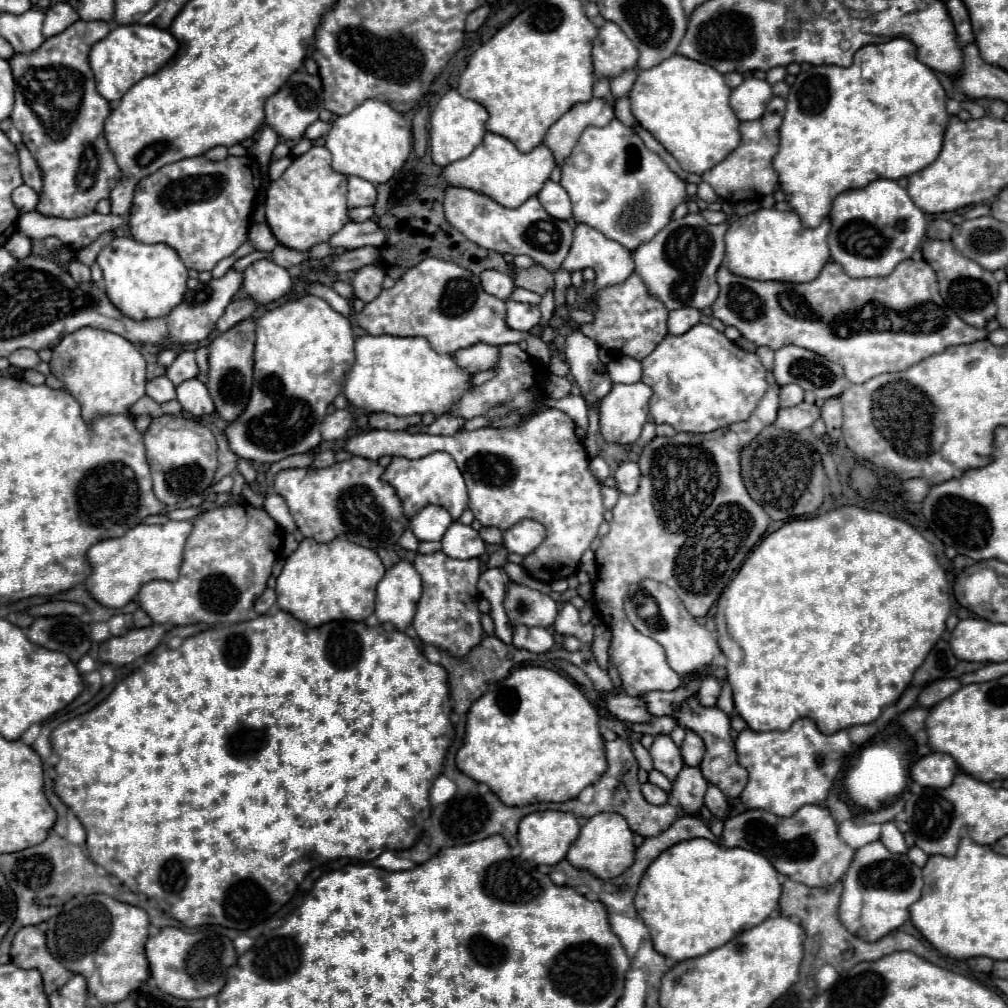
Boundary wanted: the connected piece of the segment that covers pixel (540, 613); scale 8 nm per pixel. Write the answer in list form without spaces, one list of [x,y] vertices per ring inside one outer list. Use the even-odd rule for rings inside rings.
[[[511,582],[505,592],[505,612],[511,624],[533,626],[551,626],[557,616],[557,604],[537,590],[531,590],[523,584]]]

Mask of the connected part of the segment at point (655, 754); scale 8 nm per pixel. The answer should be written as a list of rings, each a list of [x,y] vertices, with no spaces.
[[[659,734],[659,736],[655,736],[655,742],[651,744],[649,754],[653,758],[653,768],[659,770],[661,774],[665,774],[669,780],[675,780],[675,776],[683,768],[683,760],[681,760],[681,754],[679,754],[679,748],[675,746],[675,742],[669,736]]]

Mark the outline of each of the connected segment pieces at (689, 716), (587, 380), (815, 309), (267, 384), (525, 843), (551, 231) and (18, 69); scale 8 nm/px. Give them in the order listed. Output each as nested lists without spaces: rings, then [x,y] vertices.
[[[691,698],[677,714],[675,718],[679,720],[679,726],[695,730],[703,740],[705,740],[705,756],[701,760],[701,774],[707,778],[707,782],[715,784],[727,798],[739,798],[743,788],[747,786],[747,776],[749,772],[739,764],[735,744],[731,740],[731,720],[727,718],[725,712],[719,708],[703,708],[697,698]]]
[[[573,326],[571,332],[567,334],[565,360],[587,404],[609,394],[613,382],[607,374],[605,364],[599,358],[599,346],[591,338],[581,334],[577,326]]]
[[[909,258],[885,278],[859,280],[849,278],[837,262],[827,262],[821,274],[813,282],[805,284],[757,282],[735,276],[725,266],[721,266],[717,272],[717,282],[721,292],[711,308],[713,316],[719,318],[725,326],[735,326],[741,336],[751,340],[755,346],[767,346],[771,350],[779,350],[785,344],[805,346],[807,350],[813,350],[815,354],[821,354],[823,358],[841,364],[845,370],[845,378],[853,384],[867,382],[869,378],[883,372],[907,370],[923,358],[939,354],[949,346],[971,344],[987,338],[987,330],[979,330],[961,322],[961,318],[957,318],[957,314],[953,314],[953,310],[945,306],[937,286],[937,274],[925,260]]]
[[[305,294],[299,298],[291,298],[285,304],[267,310],[257,318],[256,340],[254,347],[254,374],[251,400],[239,420],[231,422],[225,430],[229,448],[253,462],[273,464],[291,454],[303,454],[315,448],[321,442],[319,424],[327,414],[327,406],[335,400],[335,396],[343,388],[343,380],[347,370],[355,362],[353,352],[353,332],[347,316],[335,312],[323,298]]]
[[[535,812],[525,816],[519,822],[519,832],[517,832],[517,840],[521,846],[521,854],[519,858],[523,860],[531,860],[535,864],[547,864],[547,866],[555,866],[557,862],[561,862],[569,850],[569,846],[575,842],[575,838],[579,836],[579,820],[571,814],[571,812]]]
[[[447,188],[443,204],[449,224],[455,226],[477,246],[499,254],[513,254],[513,256],[527,254],[537,264],[545,266],[549,272],[557,272],[561,268],[561,262],[565,260],[573,240],[573,226],[565,220],[549,216],[535,196],[529,198],[525,204],[521,204],[519,208],[511,210],[499,206],[485,194],[467,188]]]
[[[77,20],[75,24],[71,24],[71,26],[69,26],[67,30],[63,30],[61,34],[47,38],[37,52],[33,52],[33,54],[15,54],[15,56],[11,58],[11,68],[13,68],[15,86],[17,86],[17,88],[15,88],[15,106],[13,106],[13,112],[11,112],[11,120],[13,120],[13,124],[17,126],[17,130],[23,134],[23,142],[25,142],[25,146],[29,148],[29,152],[33,154],[33,158],[37,160],[39,170],[41,170],[41,176],[43,176],[43,192],[39,194],[37,212],[45,212],[45,214],[59,216],[59,218],[79,218],[79,216],[93,214],[97,202],[103,200],[103,198],[109,198],[111,180],[113,180],[115,176],[119,176],[119,168],[117,168],[115,158],[113,158],[113,154],[111,154],[111,150],[109,150],[109,146],[107,146],[105,136],[103,136],[103,122],[105,122],[105,118],[107,118],[109,112],[111,112],[111,104],[97,92],[97,88],[95,88],[95,78],[93,78],[93,72],[91,72],[89,60],[87,60],[91,46],[93,46],[97,40],[105,38],[105,36],[109,34],[109,30],[111,30],[111,26],[109,26],[107,22],[85,22],[85,20]]]

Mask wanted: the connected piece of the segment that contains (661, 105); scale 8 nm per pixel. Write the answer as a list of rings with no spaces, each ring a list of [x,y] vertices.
[[[673,54],[665,62],[649,68],[639,70],[637,80],[629,92],[631,100],[631,112],[637,118],[637,122],[653,134],[655,140],[659,140],[665,150],[681,164],[685,172],[703,174],[709,168],[713,168],[717,162],[721,162],[727,154],[731,154],[739,146],[739,120],[733,114],[729,106],[729,86],[725,84],[725,78],[711,68],[709,64],[685,58],[681,54]]]

